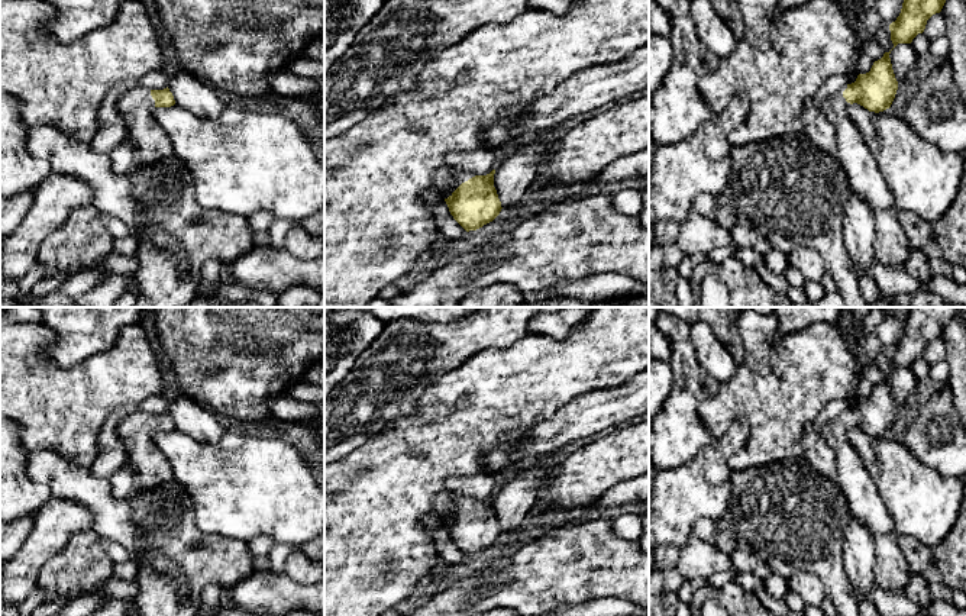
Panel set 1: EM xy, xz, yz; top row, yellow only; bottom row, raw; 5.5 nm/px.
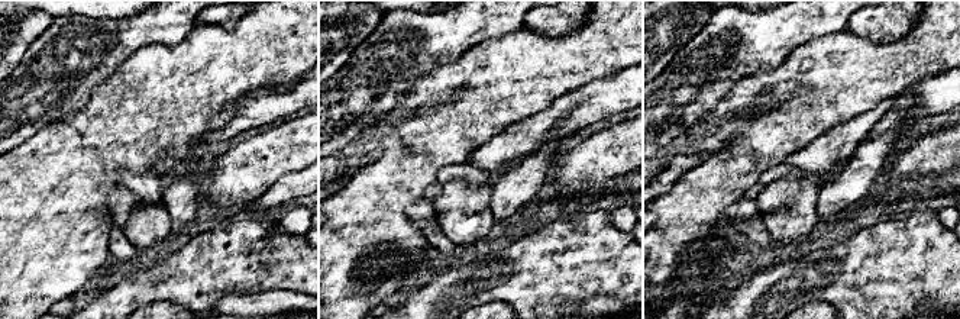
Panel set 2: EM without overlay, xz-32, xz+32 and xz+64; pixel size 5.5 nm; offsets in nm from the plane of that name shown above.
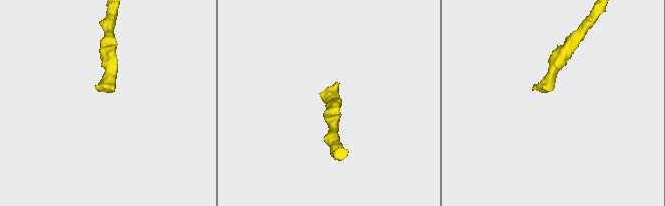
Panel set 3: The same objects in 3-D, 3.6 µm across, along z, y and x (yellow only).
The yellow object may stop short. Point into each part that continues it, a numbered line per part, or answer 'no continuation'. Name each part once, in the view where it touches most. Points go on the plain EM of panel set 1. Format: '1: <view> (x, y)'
1: xz (458, 500)

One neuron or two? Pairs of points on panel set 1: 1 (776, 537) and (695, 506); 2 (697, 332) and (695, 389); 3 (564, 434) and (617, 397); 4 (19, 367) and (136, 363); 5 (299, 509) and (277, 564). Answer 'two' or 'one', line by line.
1: two
2: two
3: one
4: one
5: two

